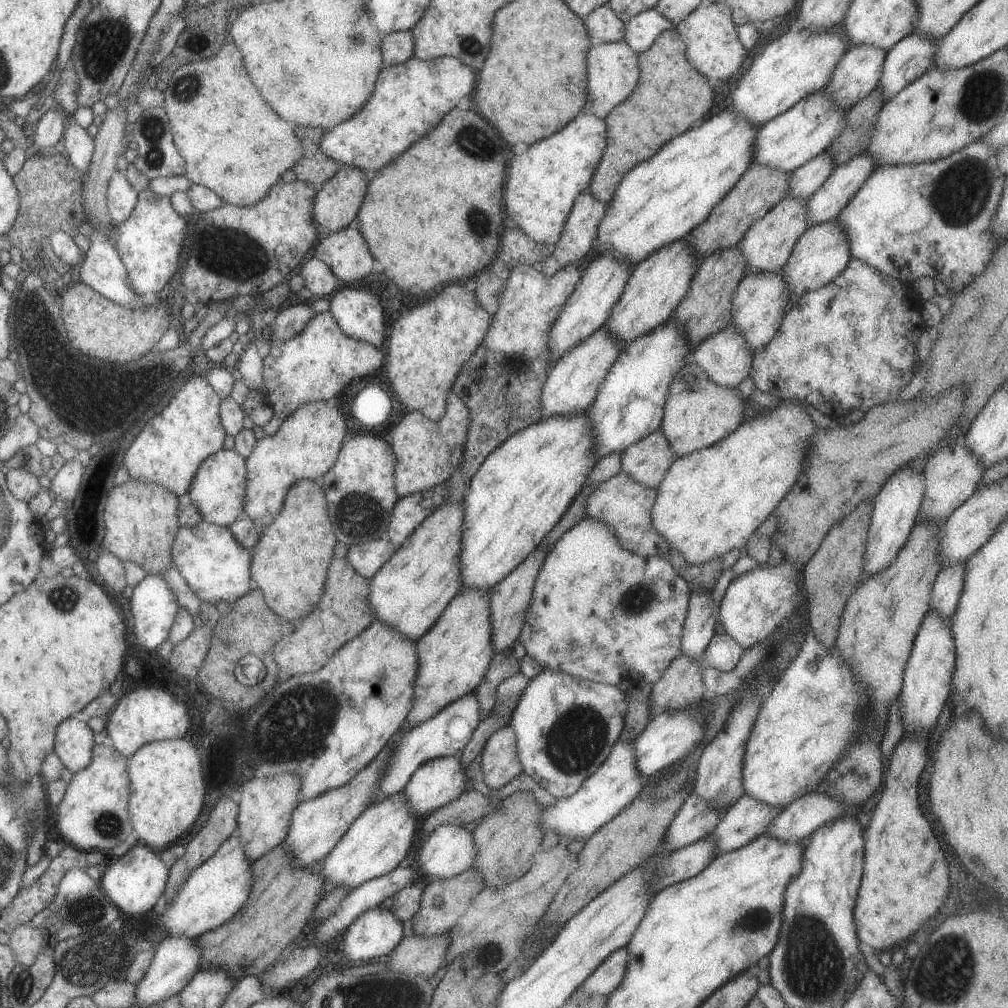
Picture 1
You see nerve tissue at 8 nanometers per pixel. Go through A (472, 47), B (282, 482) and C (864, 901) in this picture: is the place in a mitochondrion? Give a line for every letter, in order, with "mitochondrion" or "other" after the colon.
A: mitochondrion
B: other
C: other

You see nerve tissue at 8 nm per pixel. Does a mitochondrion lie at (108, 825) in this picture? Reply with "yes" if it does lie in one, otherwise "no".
yes

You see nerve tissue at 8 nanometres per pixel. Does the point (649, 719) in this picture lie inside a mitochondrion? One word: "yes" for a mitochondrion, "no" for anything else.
no

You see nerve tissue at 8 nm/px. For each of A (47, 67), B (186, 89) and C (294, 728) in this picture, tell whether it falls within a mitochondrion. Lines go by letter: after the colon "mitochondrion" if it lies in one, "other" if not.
A: other
B: mitochondrion
C: mitochondrion

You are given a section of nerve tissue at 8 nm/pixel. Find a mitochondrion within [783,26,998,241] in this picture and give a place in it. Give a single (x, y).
(963, 191)

